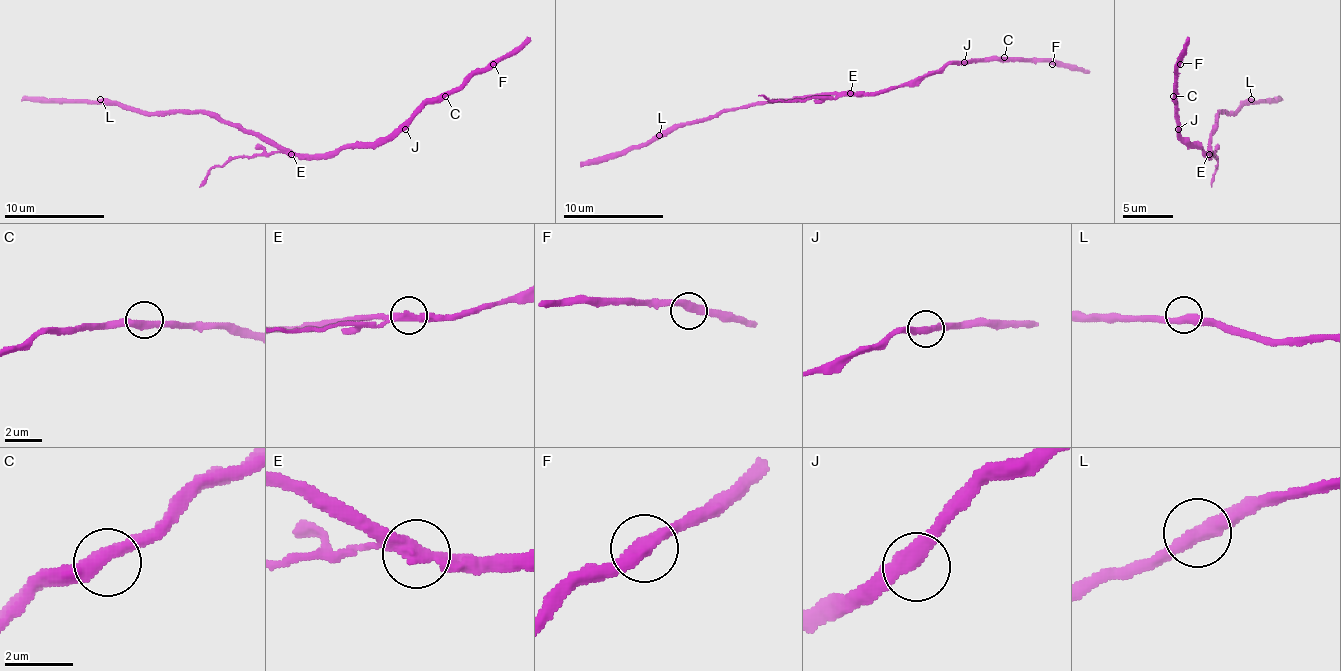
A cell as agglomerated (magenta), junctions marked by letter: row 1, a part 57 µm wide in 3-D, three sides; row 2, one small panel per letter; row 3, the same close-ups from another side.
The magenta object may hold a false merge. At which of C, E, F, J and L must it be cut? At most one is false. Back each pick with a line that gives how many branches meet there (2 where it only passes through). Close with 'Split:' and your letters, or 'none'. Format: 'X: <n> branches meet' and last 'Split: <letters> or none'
E: 2 branches meet
Split: E

